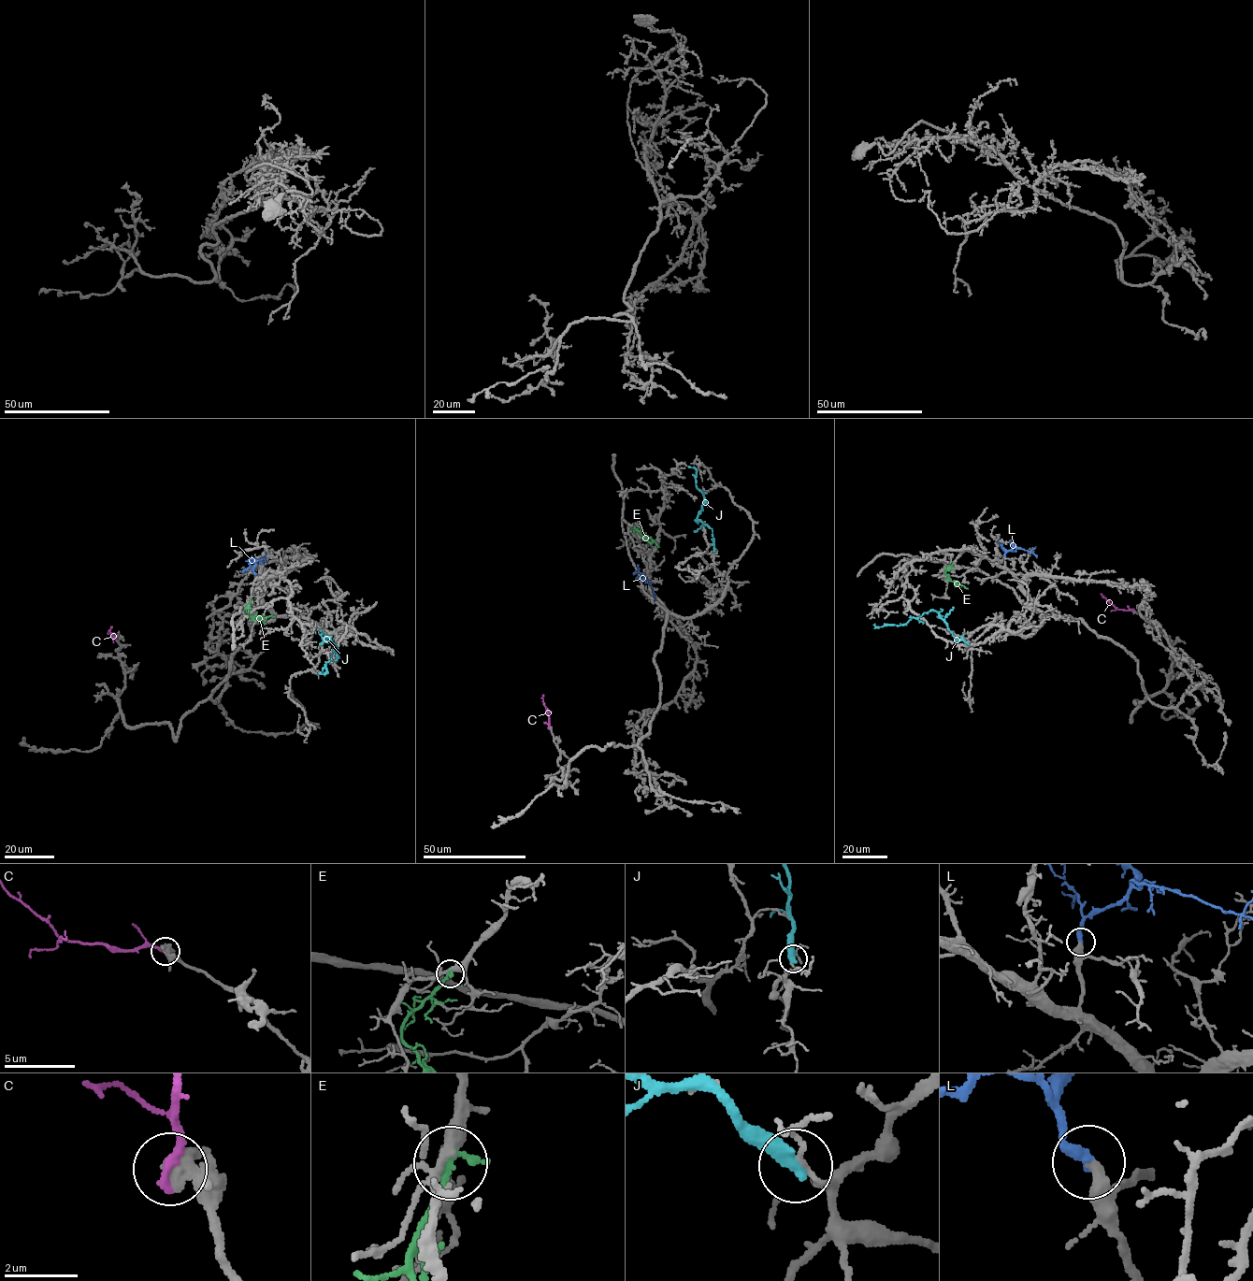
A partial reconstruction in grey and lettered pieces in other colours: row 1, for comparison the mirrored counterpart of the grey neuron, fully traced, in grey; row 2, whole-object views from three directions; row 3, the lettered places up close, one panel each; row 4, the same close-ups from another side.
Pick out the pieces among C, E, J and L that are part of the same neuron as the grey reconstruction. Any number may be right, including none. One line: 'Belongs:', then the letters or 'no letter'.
Belongs: L

